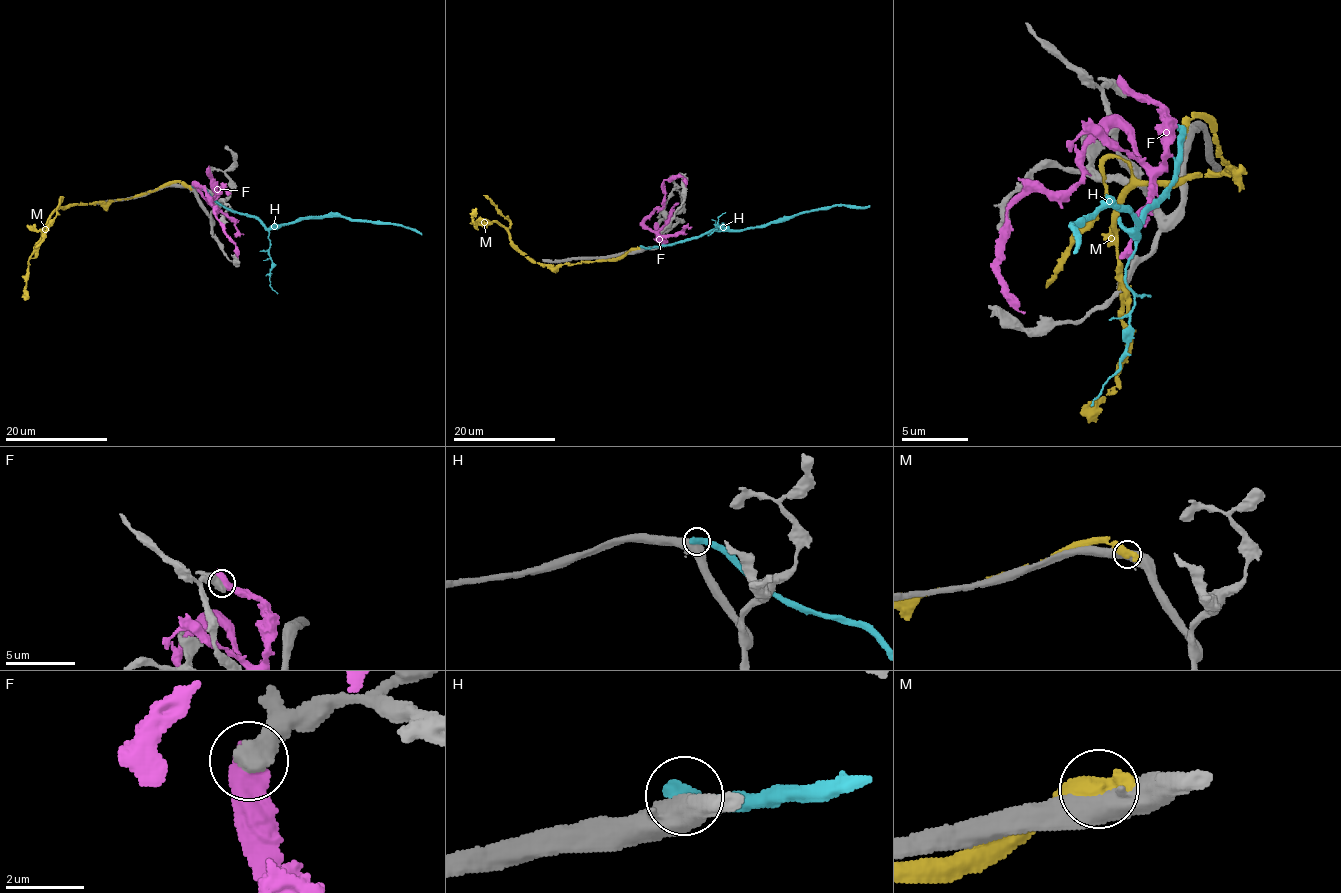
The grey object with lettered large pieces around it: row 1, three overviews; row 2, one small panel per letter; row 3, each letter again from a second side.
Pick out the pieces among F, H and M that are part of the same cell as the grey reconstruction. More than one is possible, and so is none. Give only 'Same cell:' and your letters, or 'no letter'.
Same cell: no letter

